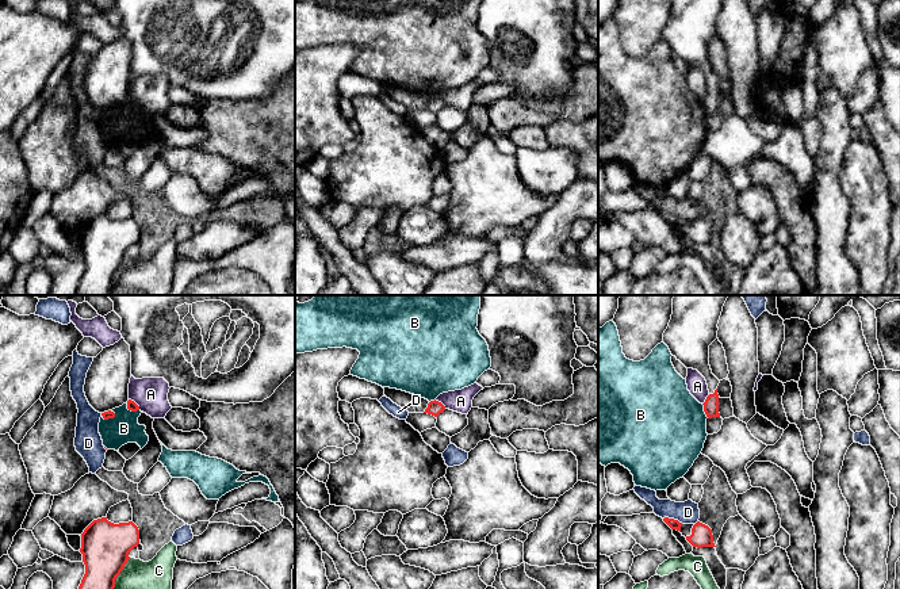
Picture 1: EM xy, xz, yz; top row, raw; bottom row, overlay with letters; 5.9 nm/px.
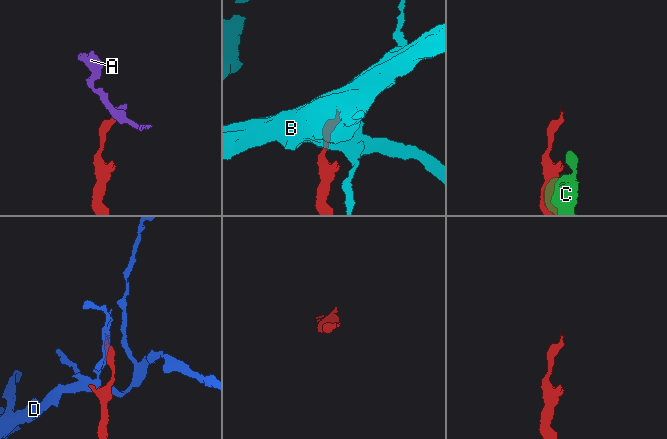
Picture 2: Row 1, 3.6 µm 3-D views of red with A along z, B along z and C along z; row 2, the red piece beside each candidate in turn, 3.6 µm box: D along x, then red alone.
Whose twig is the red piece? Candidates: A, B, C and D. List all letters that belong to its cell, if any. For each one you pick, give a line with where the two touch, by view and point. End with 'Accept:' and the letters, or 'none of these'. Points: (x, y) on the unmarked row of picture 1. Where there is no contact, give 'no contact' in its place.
Accept: none of these

